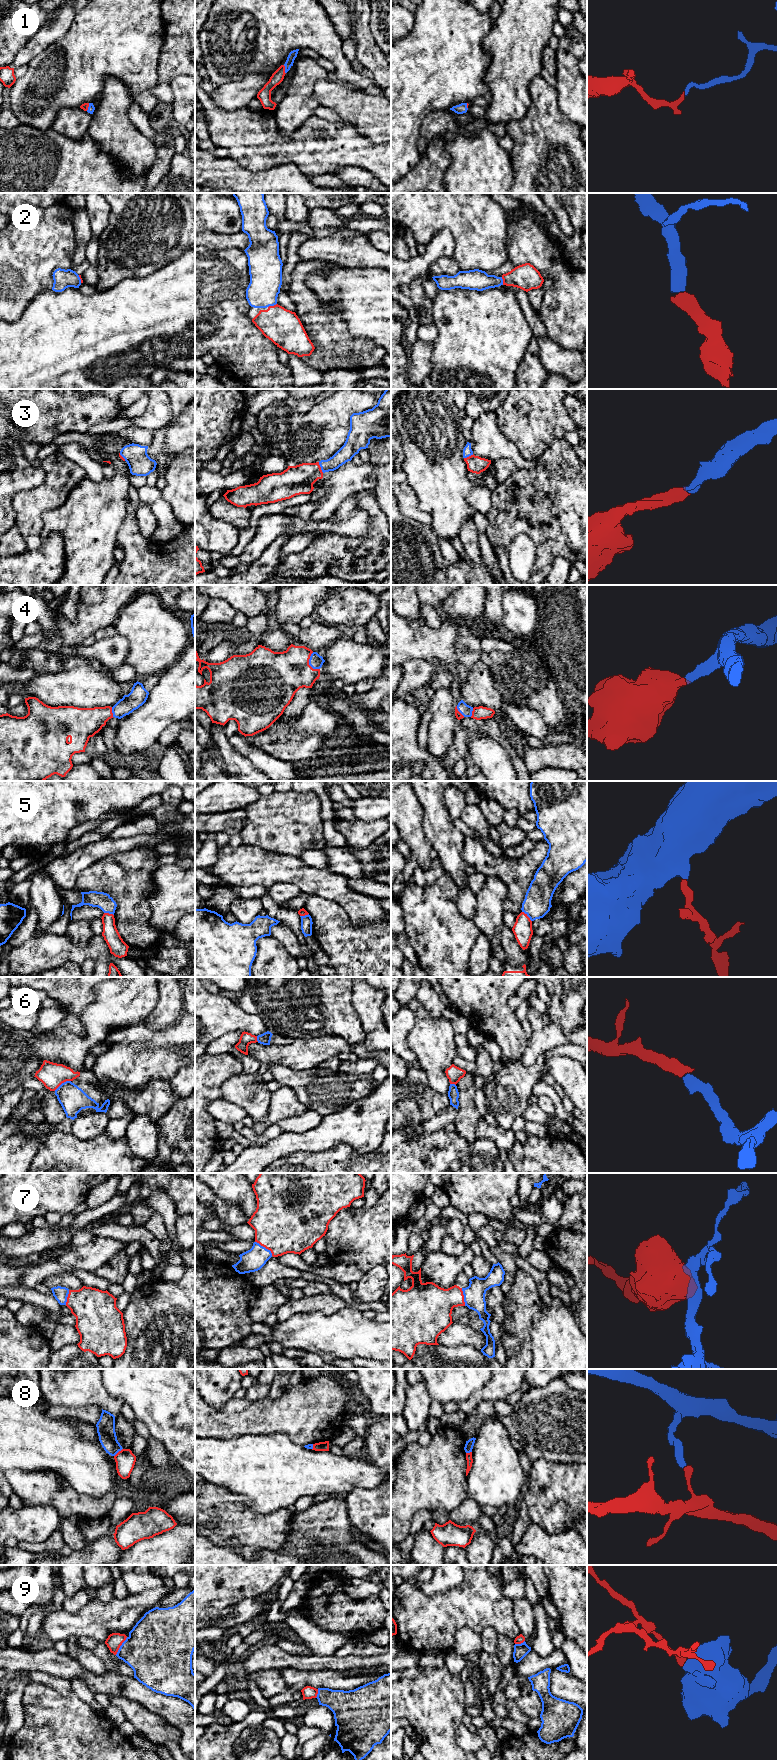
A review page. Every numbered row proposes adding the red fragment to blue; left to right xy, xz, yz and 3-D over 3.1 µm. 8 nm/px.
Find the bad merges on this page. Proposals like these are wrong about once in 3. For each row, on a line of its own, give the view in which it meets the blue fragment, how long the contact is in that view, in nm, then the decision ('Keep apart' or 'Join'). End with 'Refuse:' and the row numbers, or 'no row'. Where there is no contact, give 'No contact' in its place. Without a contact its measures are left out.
1: Touches blue in xz. Shared border 70 nm. Join
2: Touches blue in xz. Shared border 80 nm. Join
3: Touches blue in xz. Shared border 100 nm. Join
4: Touches blue in xz. Shared border 160 nm. Join
5: Touches blue in yz. Shared border 120 nm. Keep apart
6: Touches blue in xy. Shared border 160 nm. Join
7: Touches blue in xz. Shared border 180 nm. Join
8: Touches blue in xy. Shared border 100 nm. Keep apart
9: Touches blue in xy. Shared border 170 nm. Keep apart
Refuse: 5, 8, 9

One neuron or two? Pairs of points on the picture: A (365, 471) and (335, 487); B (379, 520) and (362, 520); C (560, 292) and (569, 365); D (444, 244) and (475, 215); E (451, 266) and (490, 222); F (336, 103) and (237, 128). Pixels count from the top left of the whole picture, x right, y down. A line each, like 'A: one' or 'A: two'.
A: one
B: two
C: two
D: two
E: two
F: two

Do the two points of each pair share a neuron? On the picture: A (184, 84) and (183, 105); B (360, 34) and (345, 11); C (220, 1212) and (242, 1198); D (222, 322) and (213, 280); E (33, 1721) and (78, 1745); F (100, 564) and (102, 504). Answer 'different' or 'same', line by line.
A: same
B: different
C: different
D: same
E: same
F: same

